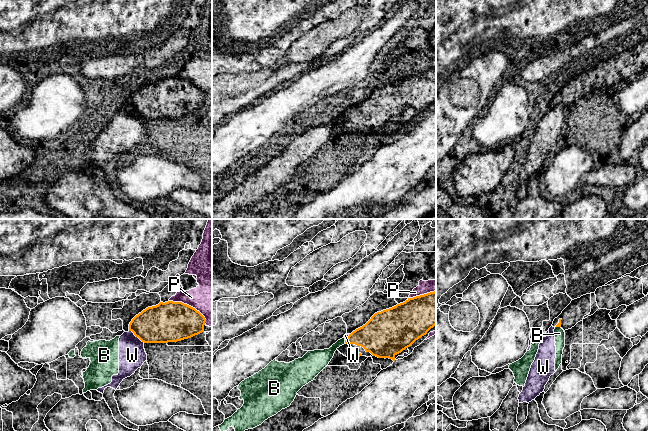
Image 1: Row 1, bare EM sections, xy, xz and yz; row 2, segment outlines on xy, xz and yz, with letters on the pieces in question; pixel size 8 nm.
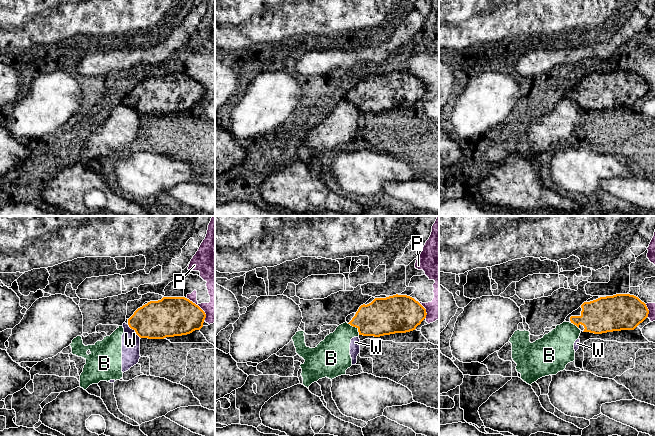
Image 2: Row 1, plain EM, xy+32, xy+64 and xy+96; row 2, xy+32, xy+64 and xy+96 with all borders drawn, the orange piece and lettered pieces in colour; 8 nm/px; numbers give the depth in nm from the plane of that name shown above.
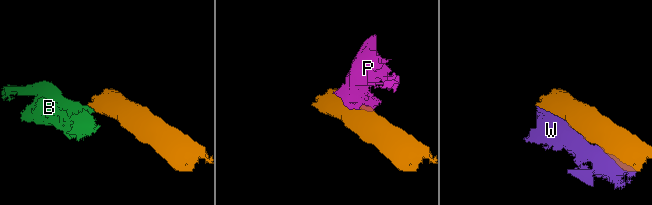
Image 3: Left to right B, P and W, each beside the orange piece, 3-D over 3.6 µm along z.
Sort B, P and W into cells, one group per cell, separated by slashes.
B W / P

